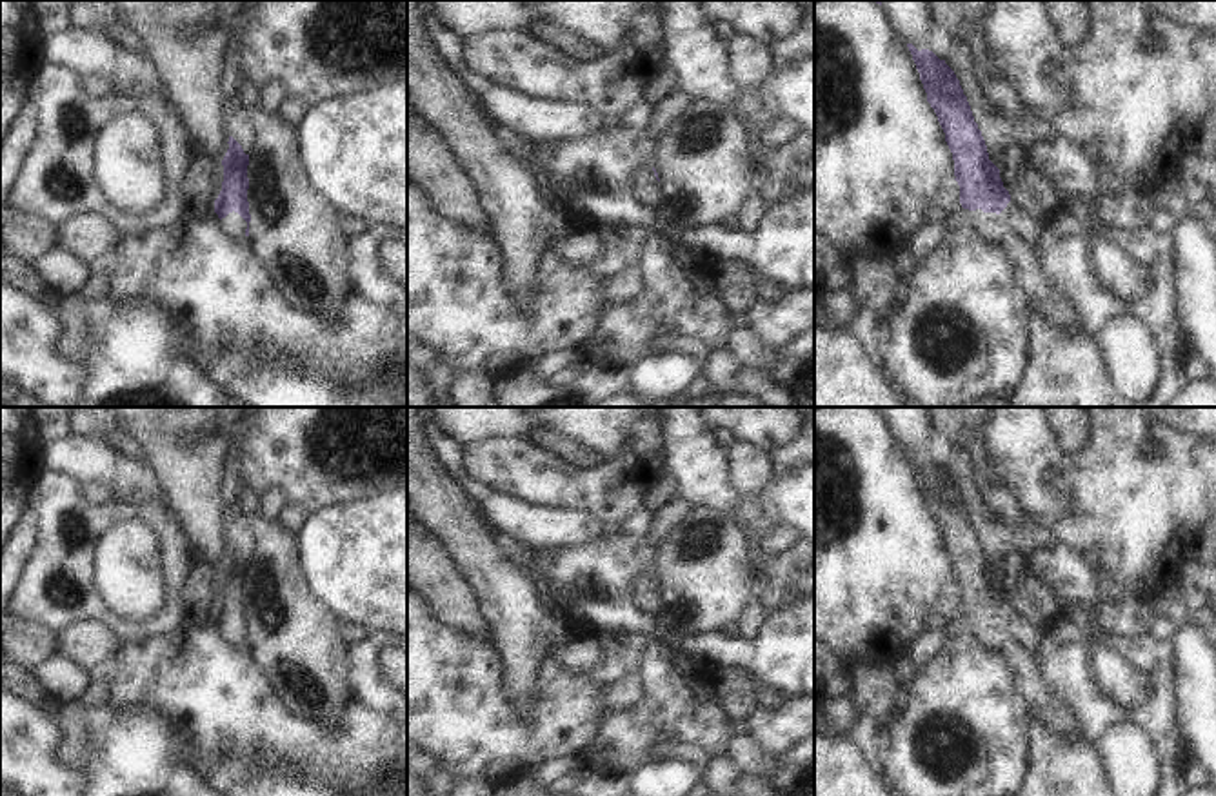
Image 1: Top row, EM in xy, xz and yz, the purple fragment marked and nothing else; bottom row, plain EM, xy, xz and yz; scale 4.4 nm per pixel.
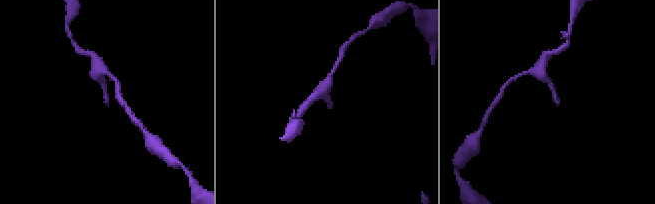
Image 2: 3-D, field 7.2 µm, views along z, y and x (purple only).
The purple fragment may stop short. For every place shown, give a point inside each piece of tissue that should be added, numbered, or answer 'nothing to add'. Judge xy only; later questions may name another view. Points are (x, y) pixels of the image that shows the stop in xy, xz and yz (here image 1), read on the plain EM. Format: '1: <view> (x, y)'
1: xy (237, 635)

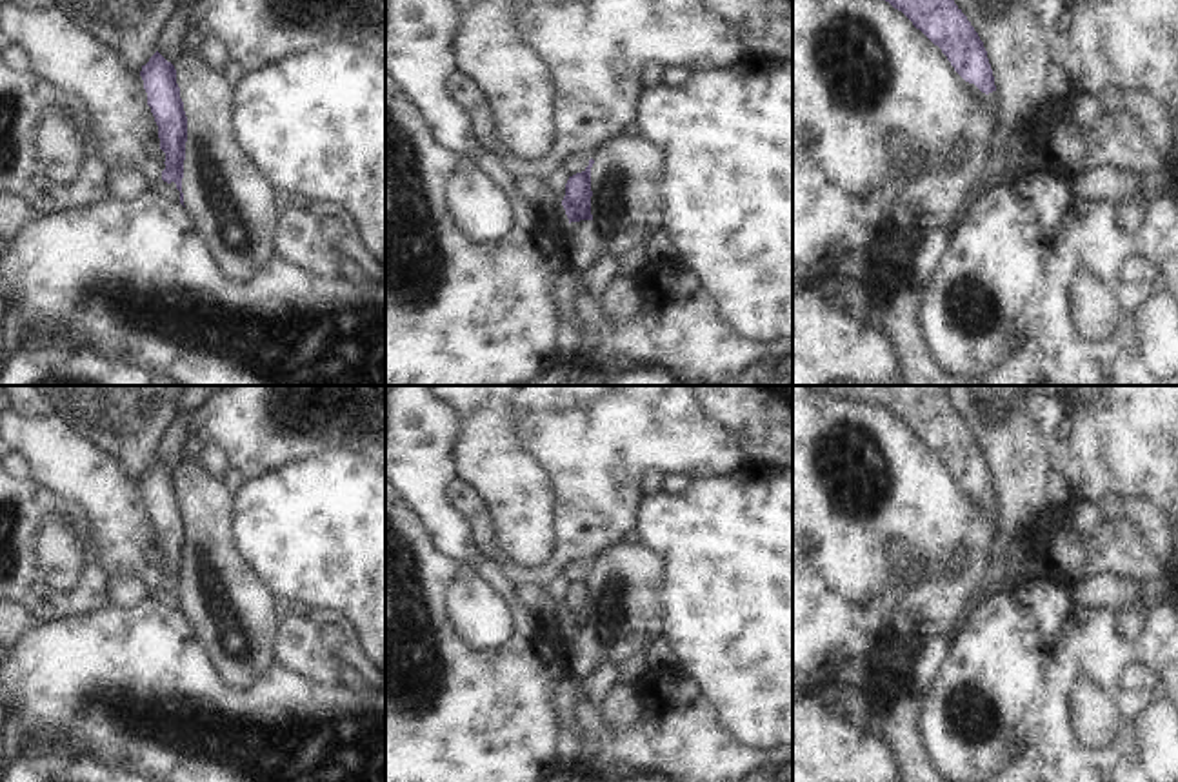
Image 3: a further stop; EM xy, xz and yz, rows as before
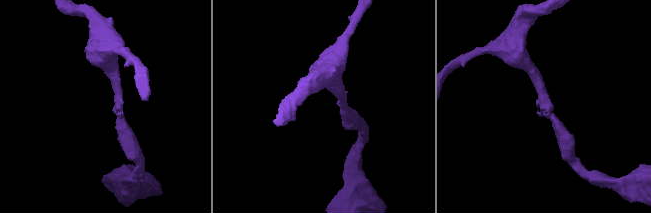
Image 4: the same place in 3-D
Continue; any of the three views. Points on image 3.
nothing to add

